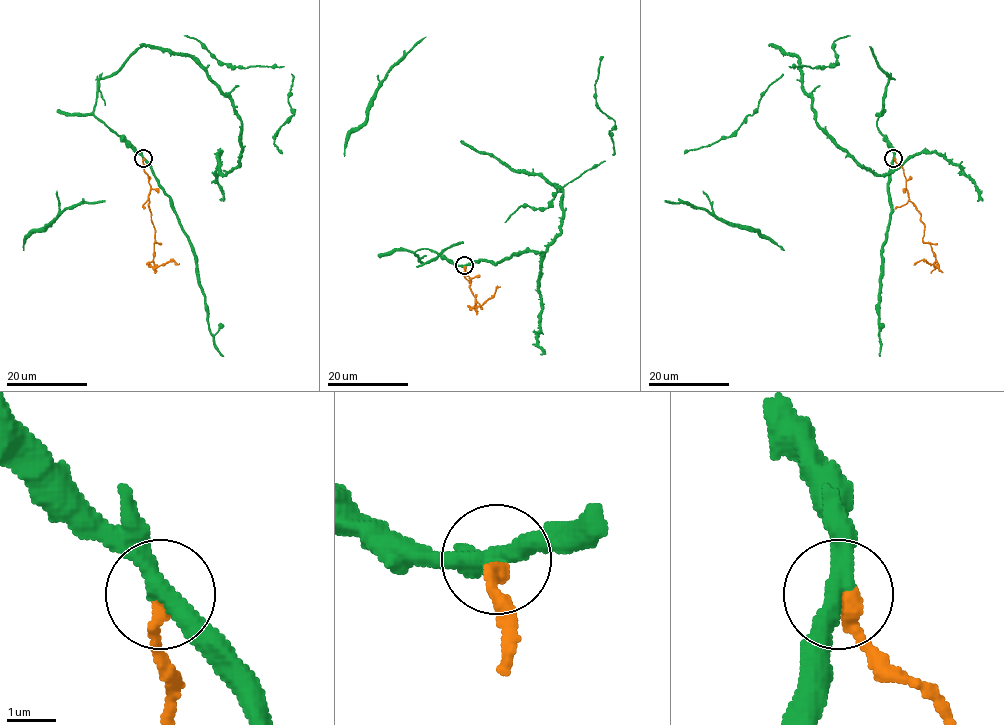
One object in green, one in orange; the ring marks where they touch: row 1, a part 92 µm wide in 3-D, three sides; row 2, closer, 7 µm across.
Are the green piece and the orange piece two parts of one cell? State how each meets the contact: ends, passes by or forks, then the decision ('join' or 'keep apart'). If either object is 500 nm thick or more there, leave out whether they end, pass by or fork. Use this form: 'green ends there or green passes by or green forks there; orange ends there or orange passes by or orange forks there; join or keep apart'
green passes by; orange ends there; keep apart

